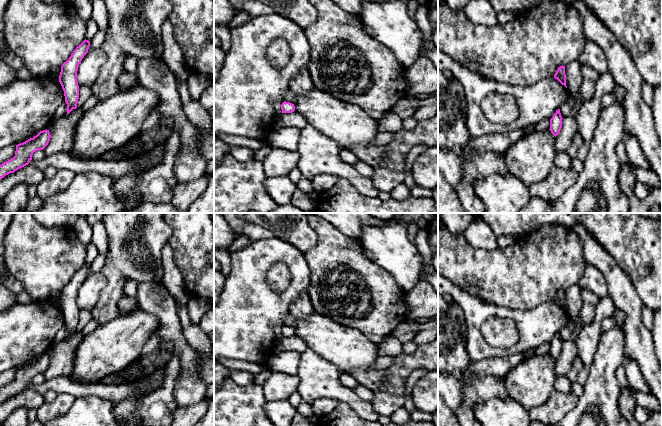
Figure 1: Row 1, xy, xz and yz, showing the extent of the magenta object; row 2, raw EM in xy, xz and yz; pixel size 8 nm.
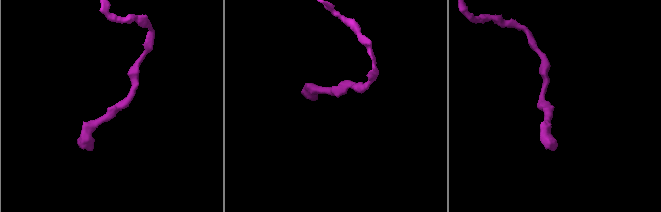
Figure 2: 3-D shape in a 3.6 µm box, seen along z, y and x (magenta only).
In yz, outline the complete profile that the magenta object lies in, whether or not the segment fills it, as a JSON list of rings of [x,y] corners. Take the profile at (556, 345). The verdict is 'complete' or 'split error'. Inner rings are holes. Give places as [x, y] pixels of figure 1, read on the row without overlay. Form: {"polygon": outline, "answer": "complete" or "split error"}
{"polygon": [[[560,333],[556,335],[553,341],[550,343],[550,355],[556,361],[562,352],[562,340],[560,337]]], "answer": "complete"}

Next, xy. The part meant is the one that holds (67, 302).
{"polygon": [[[85,263],[76,271],[69,283],[61,290],[59,306],[64,315],[67,338],[77,332],[77,326],[79,323],[79,309],[76,302],[77,295],[82,283],[88,277],[89,270],[90,265]]], "answer": "complete"}

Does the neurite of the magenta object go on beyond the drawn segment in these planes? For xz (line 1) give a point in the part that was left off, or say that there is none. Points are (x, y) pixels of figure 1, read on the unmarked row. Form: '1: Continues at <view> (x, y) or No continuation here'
1: No continuation here

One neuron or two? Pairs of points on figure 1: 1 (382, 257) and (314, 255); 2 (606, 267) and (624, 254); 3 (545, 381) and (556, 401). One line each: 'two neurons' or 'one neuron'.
1: two neurons
2: two neurons
3: two neurons

